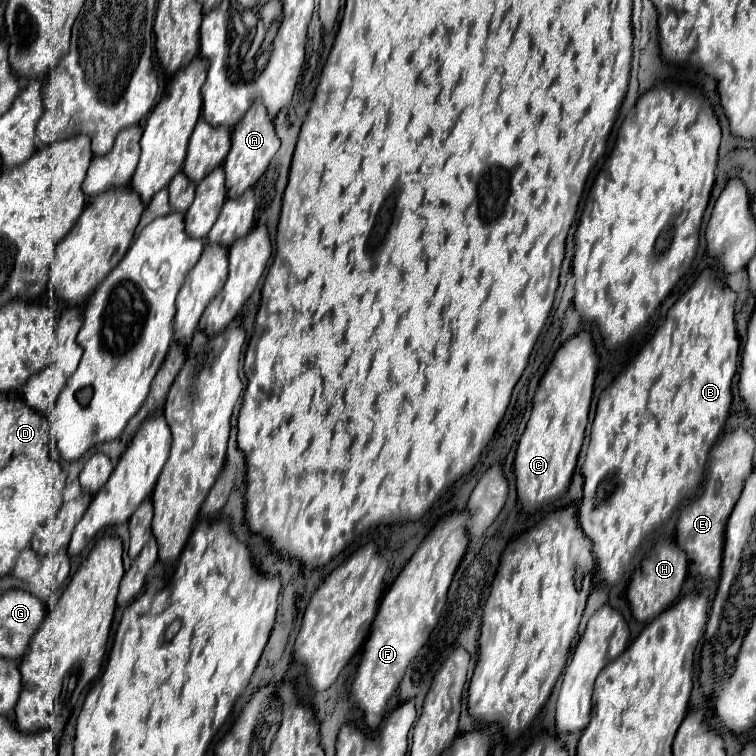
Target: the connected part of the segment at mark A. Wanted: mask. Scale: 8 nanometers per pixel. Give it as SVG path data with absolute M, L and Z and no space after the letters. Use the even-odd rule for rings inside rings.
M257 99L249 111L245 113L245 117L235 125L233 135L231 135L231 151L223 163L223 171L225 171L225 183L229 189L229 197L237 197L243 195L249 187L255 185L255 181L265 173L269 161L273 159L273 155L279 149L279 137L275 133L273 121L269 119L265 105Z

